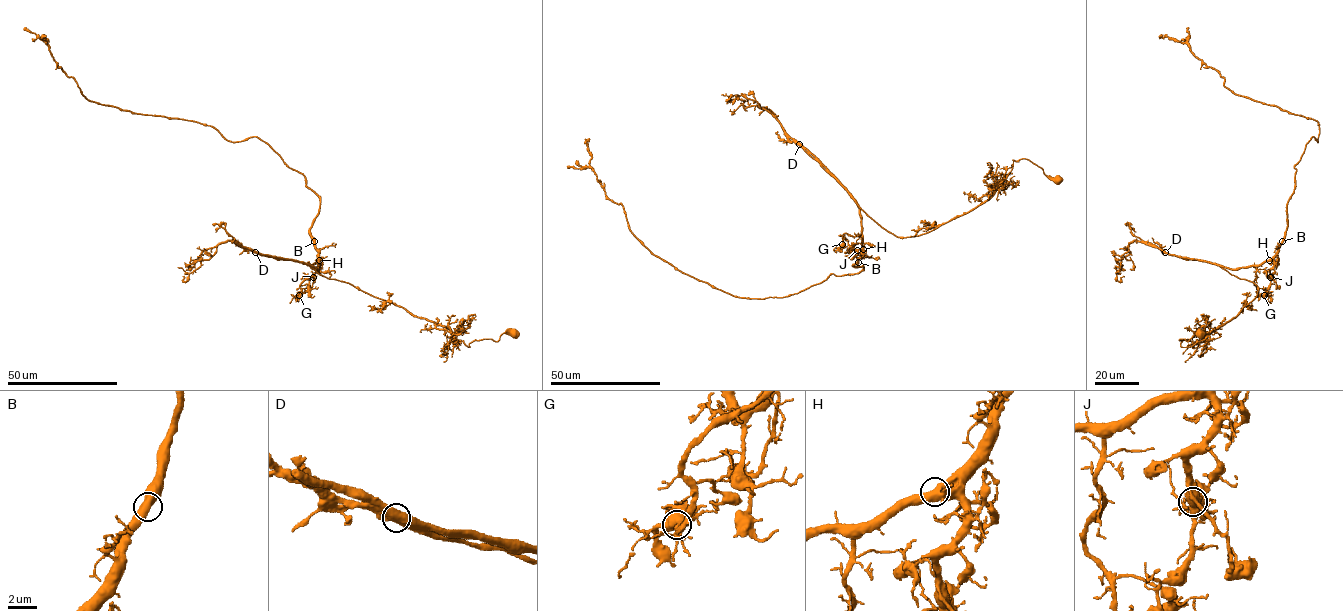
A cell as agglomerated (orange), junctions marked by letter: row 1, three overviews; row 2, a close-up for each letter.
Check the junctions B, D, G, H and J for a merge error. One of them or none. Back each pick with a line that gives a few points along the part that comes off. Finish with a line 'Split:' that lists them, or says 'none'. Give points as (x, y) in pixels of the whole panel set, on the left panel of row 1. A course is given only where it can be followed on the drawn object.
D: Course of the part to remove: (255, 252), (307, 264), (325, 277), (446, 326), (467, 346), (485, 339), (497, 341), (505, 332), (519, 335)
Split: D

